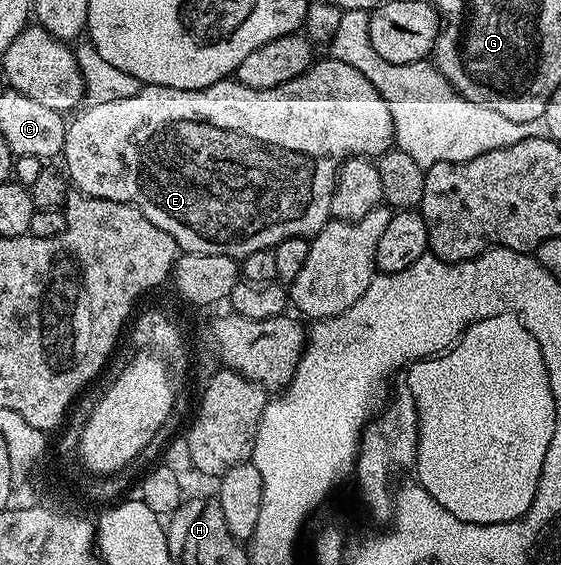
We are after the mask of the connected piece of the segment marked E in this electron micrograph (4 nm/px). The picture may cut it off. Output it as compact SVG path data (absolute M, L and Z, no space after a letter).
M325 56L324 59L313 61L308 71L298 75L294 80L290 80L281 86L275 86L269 90L255 90L254 88L246 88L241 82L235 80L225 80L223 82L215 82L212 86L207 86L204 90L179 90L178 88L166 88L165 86L141 85L139 92L134 96L129 96L122 100L112 100L109 103L91 103L85 105L83 109L75 115L76 119L69 121L64 128L64 149L62 151L62 159L64 158L63 169L66 171L67 177L70 179L71 185L75 187L81 194L88 194L92 198L105 198L106 200L114 200L115 202L130 202L133 206L139 208L142 216L146 216L146 220L150 220L150 224L158 224L158 228L162 228L162 232L166 232L176 242L177 247L186 254L217 254L218 256L230 256L237 260L243 260L250 256L252 252L259 250L271 250L277 246L282 240L290 240L291 238L307 238L320 233L320 229L325 226L332 218L330 212L330 204L332 197L336 191L336 179L340 176L340 165L348 158L370 158L379 159L381 154L388 153L393 149L394 139L396 137L396 129L392 123L390 110L386 104L386 100L382 100L382 96L374 88L374 84L370 84L370 80L366 80L366 76L362 76L362 72L358 72L358 68L354 68L350 64L342 64L342 60Z

